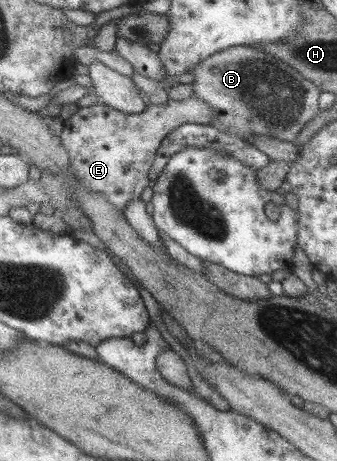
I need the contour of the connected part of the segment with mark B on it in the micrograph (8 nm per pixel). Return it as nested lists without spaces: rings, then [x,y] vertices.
[[[234,45],[213,53],[188,69],[188,73],[193,76],[193,82],[190,84],[193,87],[192,96],[205,101],[213,109],[209,124],[219,121],[217,128],[245,142],[248,142],[247,135],[265,135],[279,141],[293,142],[307,121],[311,121],[320,111],[318,97],[321,91],[318,87],[306,81],[289,65],[249,46]]]

